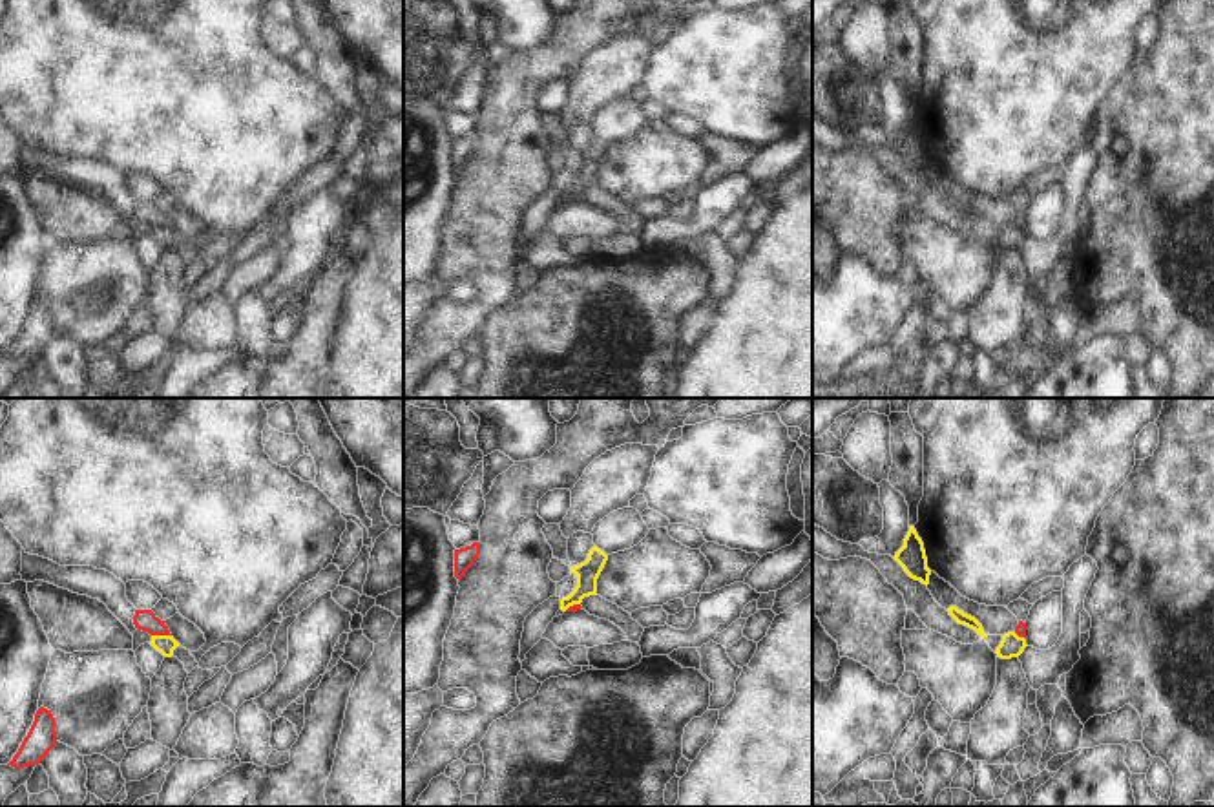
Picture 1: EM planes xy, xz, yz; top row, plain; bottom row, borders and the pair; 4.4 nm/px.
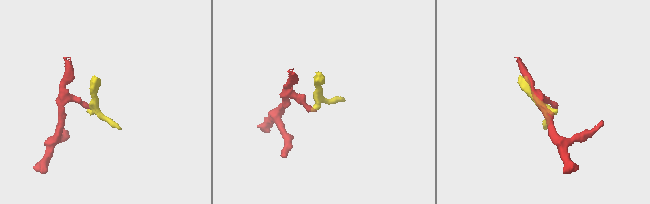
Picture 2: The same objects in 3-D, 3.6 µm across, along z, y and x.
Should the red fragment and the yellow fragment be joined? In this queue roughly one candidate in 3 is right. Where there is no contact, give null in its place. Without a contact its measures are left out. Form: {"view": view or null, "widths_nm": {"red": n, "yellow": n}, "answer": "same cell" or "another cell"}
{"view": "xy", "widths_nm": {"red": 100, "yellow": 80}, "answer": "another cell"}

